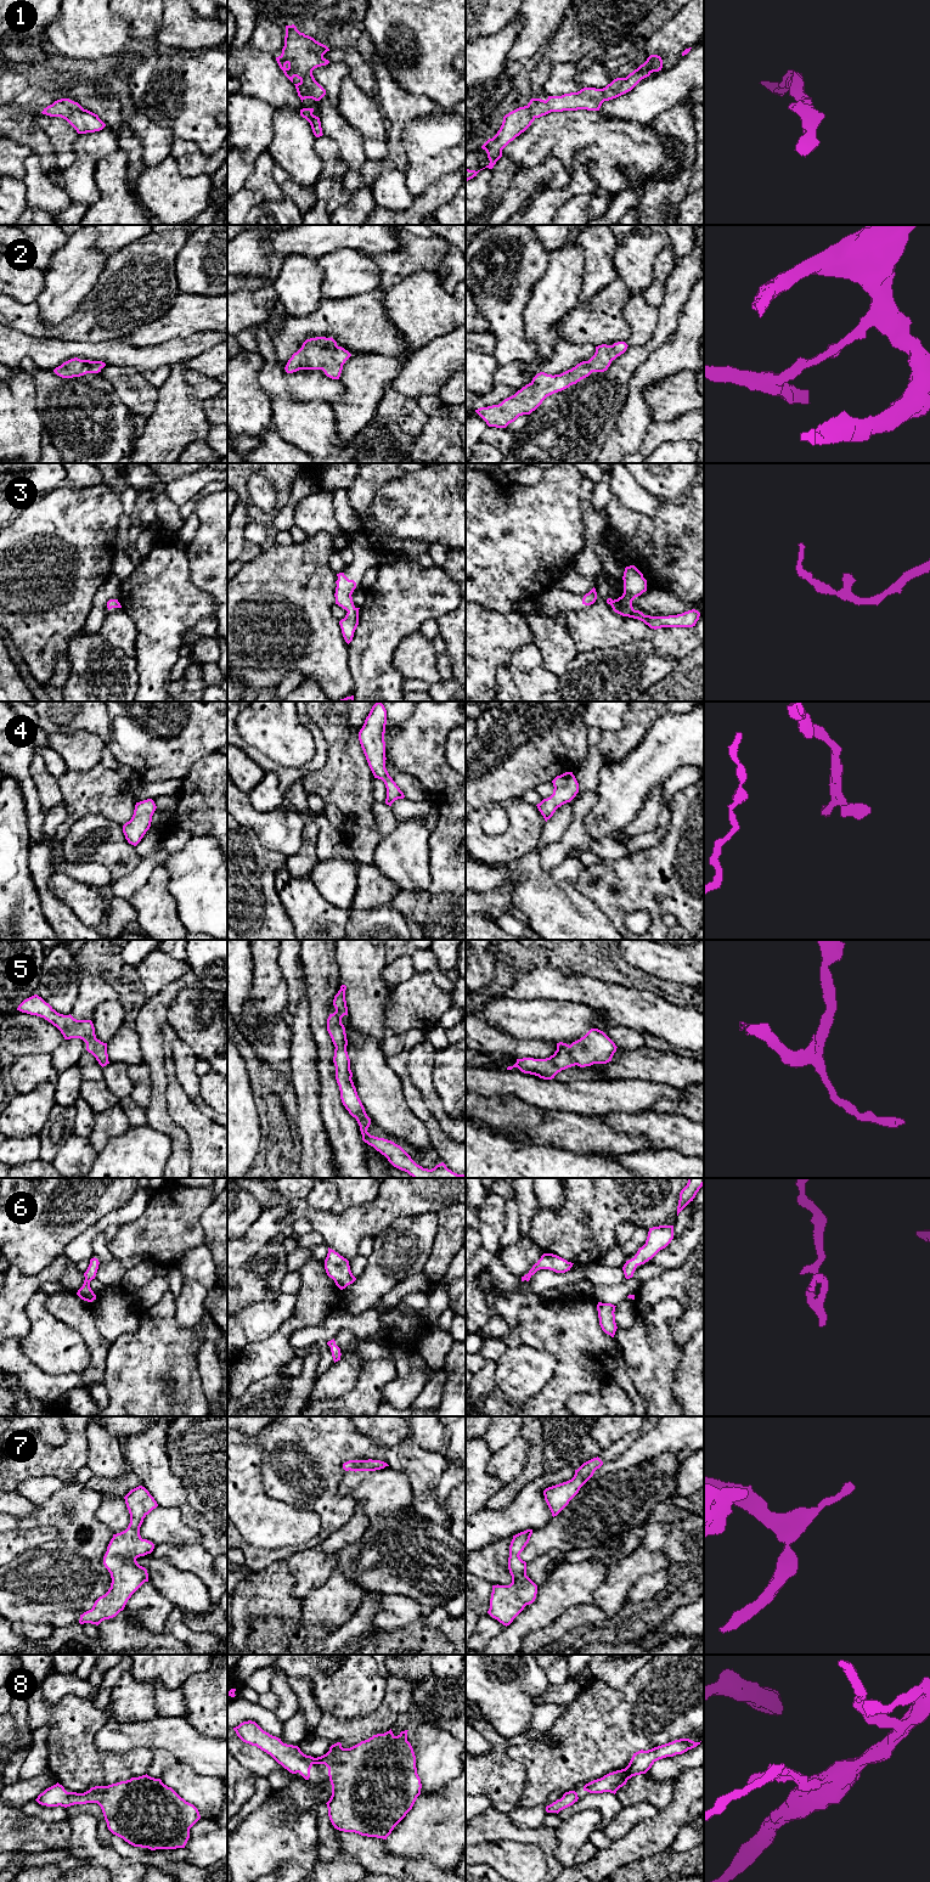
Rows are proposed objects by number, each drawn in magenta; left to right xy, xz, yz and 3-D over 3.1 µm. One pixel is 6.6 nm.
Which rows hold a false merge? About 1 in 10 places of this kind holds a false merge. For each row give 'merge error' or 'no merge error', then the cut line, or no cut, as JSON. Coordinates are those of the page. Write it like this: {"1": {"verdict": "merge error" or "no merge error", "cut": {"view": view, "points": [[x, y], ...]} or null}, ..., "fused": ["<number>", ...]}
{"1": {"verdict": "no merge error", "cut": null}, "2": {"verdict": "no merge error", "cut": null}, "3": {"verdict": "no merge error", "cut": null}, "4": {"verdict": "no merge error", "cut": null}, "5": {"verdict": "no merge error", "cut": null}, "6": {"verdict": "no merge error", "cut": null}, "7": {"verdict": "no merge error", "cut": null}, "8": {"verdict": "no merge error", "cut": null}, "fused": []}

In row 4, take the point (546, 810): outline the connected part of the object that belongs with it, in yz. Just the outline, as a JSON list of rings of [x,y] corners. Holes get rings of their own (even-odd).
[[[573,772],[557,776],[552,783],[554,787],[553,794],[536,805],[546,822],[553,816],[558,807],[570,802],[579,793],[579,783]]]

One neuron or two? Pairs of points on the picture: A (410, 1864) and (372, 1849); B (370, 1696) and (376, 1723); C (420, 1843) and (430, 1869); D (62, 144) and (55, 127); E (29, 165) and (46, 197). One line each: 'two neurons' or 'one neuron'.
A: one neuron
B: two neurons
C: two neurons
D: one neuron
E: one neuron

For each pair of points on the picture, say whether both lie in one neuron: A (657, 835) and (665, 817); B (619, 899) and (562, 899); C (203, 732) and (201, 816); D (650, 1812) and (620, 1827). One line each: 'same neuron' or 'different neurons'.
A: same neuron
B: different neurons
C: different neurons
D: same neuron

